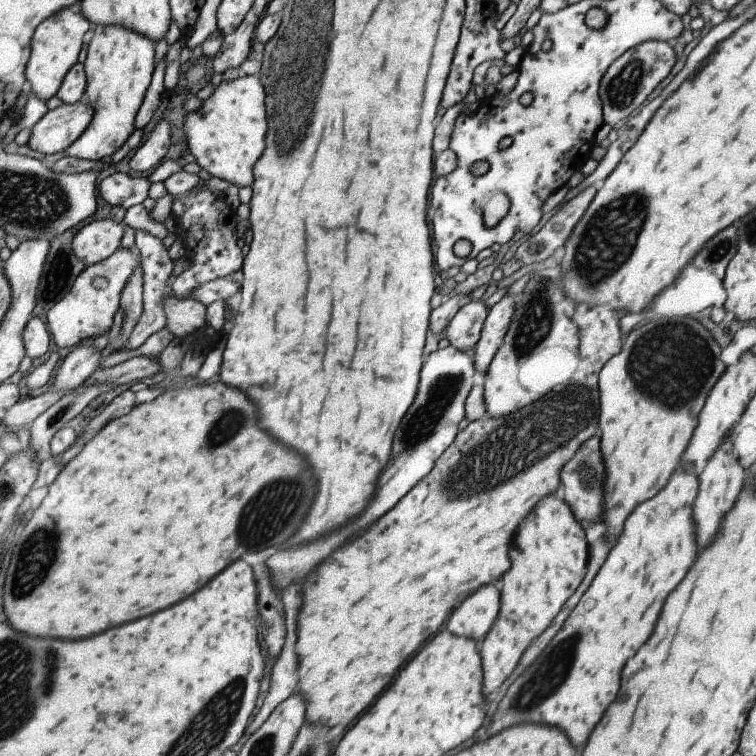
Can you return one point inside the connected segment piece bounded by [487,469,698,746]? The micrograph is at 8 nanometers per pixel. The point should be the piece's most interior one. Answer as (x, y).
(579, 672)

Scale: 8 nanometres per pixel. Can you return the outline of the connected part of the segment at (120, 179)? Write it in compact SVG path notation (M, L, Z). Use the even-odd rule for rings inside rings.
M115 172L103 178L97 186L101 199L109 205L120 206L127 210L131 206L140 204L147 198L149 180L133 178L121 172Z

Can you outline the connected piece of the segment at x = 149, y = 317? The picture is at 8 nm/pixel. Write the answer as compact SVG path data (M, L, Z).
M137 228L137 230L134 231L134 249L139 255L140 266L143 270L143 276L141 276L141 313L139 314L137 323L133 326L133 330L131 330L131 334L127 336L127 342L121 344L121 348L119 348L117 352L139 347L151 334L166 326L166 318L161 304L163 304L163 298L167 296L167 290L169 290L169 286L173 280L171 279L173 261L167 255L166 251L168 248L165 248L165 246L161 244L161 240L151 236L149 232L143 232L143 230Z

